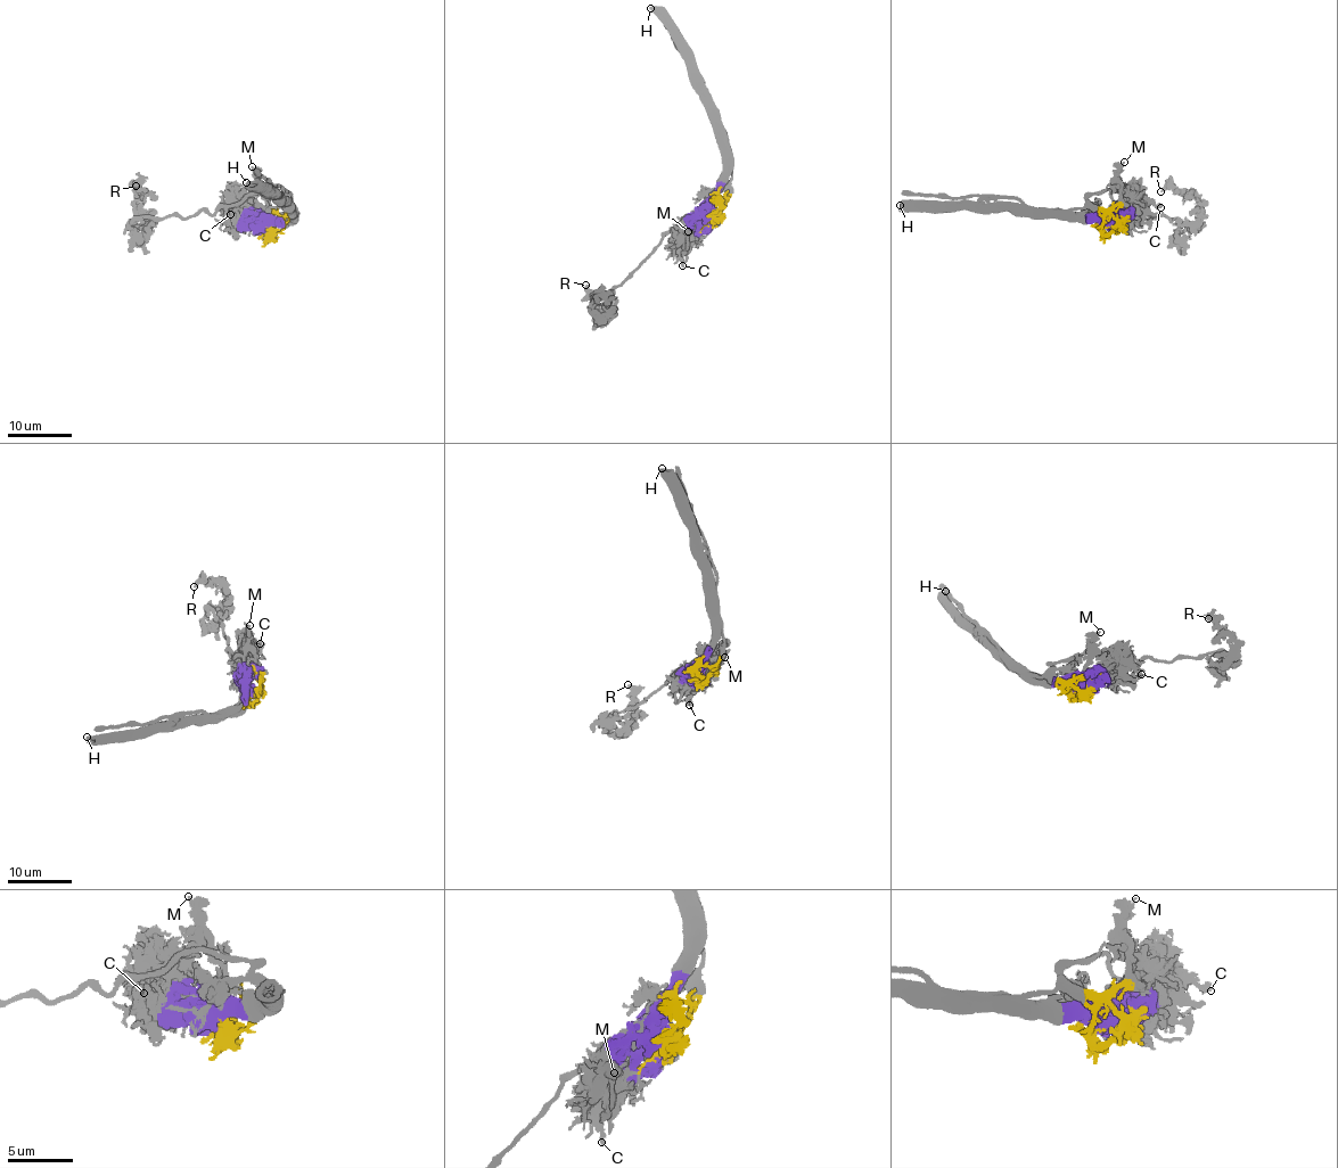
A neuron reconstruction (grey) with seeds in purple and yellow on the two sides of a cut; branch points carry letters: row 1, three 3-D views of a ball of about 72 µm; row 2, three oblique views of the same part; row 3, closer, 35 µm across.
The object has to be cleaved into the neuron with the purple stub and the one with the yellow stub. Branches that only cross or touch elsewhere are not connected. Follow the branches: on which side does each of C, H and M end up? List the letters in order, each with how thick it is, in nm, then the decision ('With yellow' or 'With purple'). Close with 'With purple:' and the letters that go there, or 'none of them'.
C: Thickness 300 nm. With purple
H: Thickness 480 nm. With purple
M: Thickness 160 nm. With yellow
With purple: C, H

